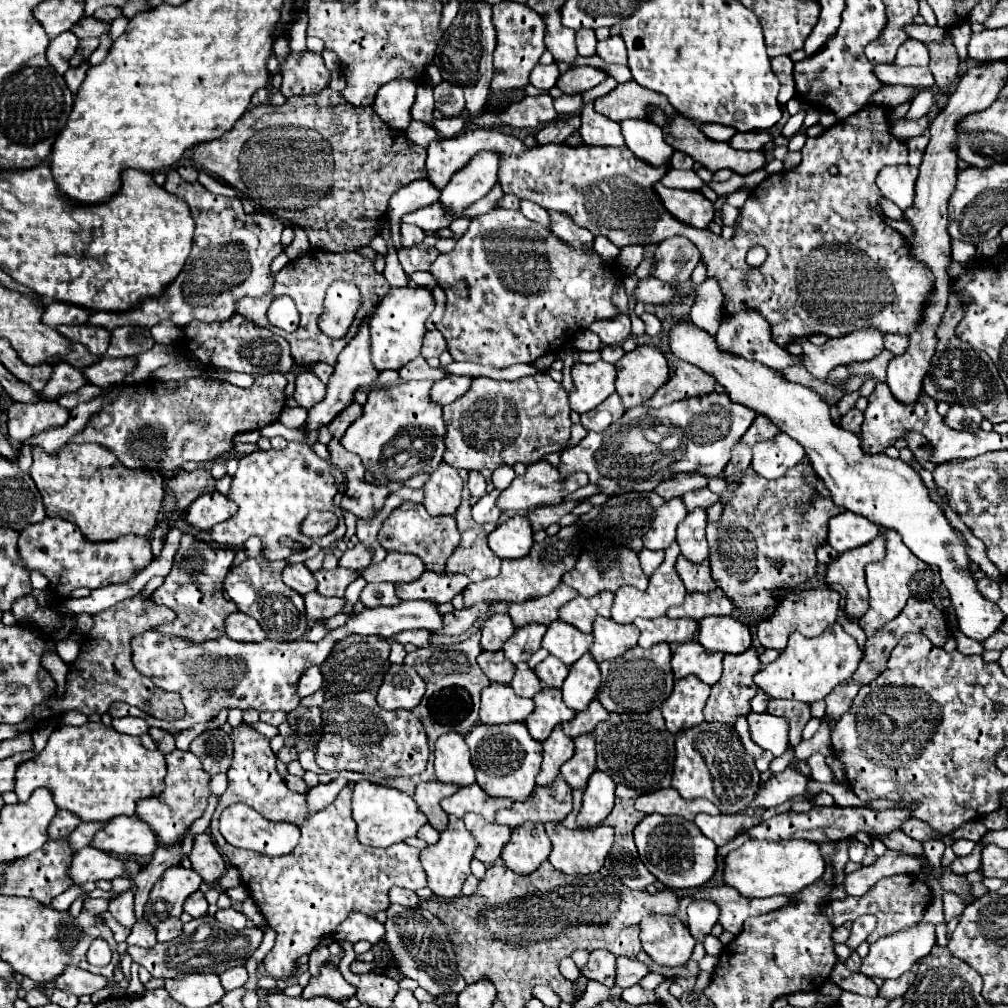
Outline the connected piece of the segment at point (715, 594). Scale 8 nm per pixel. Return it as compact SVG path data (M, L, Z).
M716 589L710 593L688 593L680 607L668 609L668 617L688 617L700 621L704 615L730 615L732 609L732 601Z

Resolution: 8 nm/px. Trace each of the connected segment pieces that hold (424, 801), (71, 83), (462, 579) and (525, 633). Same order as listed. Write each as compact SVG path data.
M428 781L428 783L418 783L414 801L418 803L418 811L422 811L428 819L428 823L436 831L444 831L448 825L448 815L442 811L440 801L444 797L450 797L458 791L458 785L452 783L438 783L438 781Z
M86 61L86 63L80 63L78 67L74 67L74 69L68 69L68 71L64 73L64 79L66 79L66 83L68 83L68 89L70 89L72 93L76 93L76 91L80 89L80 85L82 85L82 81L84 81L84 77L86 77L86 71L88 71L88 67L90 67L90 63Z
M426 571L420 579L412 583L402 583L396 585L396 595L402 601L410 599L420 599L420 601L430 601L430 603L448 603L452 601L458 593L462 593L468 585L466 575L438 575L434 571Z
M526 625L522 629L516 629L514 635L504 643L506 659L510 659L512 663L528 661L540 649L544 633L546 633L544 625Z

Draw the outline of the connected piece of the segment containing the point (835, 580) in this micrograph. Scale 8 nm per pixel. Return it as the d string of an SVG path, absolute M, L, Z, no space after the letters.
M880 535L872 543L866 543L854 551L842 553L826 571L828 585L842 585L846 591L844 613L850 621L858 621L868 607L868 587L865 579L865 567L872 561L884 557L884 537Z

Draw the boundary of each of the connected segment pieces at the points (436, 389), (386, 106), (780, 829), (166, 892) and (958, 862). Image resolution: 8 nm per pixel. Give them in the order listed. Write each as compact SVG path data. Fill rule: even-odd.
M446 377L434 383L432 391L430 391L430 401L434 405L448 405L452 401L456 401L460 395L464 395L468 391L472 383L472 377Z
M392 81L378 89L372 109L384 123L394 129L406 129L410 125L410 107L416 99L416 85L412 81Z
M812 807L808 813L778 813L768 821L762 821L760 825L750 829L752 839L766 839L766 841L784 841L784 839L808 839L814 843L826 843L826 841L840 841L846 837L852 837L856 833L876 833L884 835L894 829L900 829L900 825L910 817L908 809L886 809L886 811L874 811L866 807Z
M182 865L166 869L162 879L154 883L150 891L150 899L146 903L148 923L156 927L156 923L160 923L170 915L180 917L184 913L182 909L184 901L194 891L198 891L200 883L202 883L202 877L198 877L194 869L184 869Z
M976 843L974 853L966 855L966 857L956 857L954 863L950 865L950 869L954 873L970 873L970 871L978 871L980 867L980 853L982 853L982 845Z

